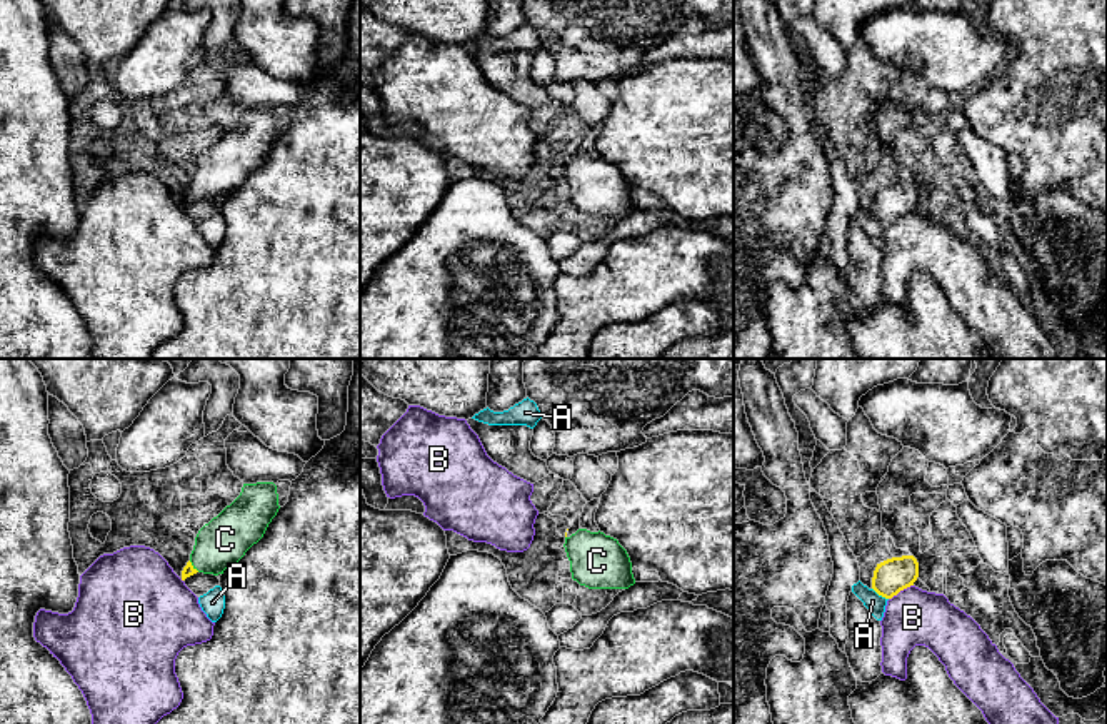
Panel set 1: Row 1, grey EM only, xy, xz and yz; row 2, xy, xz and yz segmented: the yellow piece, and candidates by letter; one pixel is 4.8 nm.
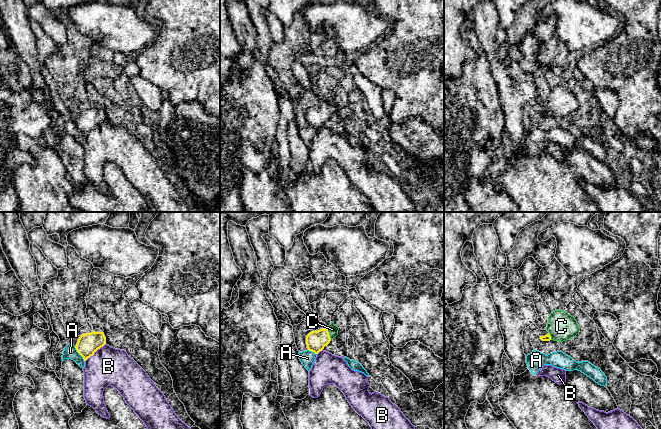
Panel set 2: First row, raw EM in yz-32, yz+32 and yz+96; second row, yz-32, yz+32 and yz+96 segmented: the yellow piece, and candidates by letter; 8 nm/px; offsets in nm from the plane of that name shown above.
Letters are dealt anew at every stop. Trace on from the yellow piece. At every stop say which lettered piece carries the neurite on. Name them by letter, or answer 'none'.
C

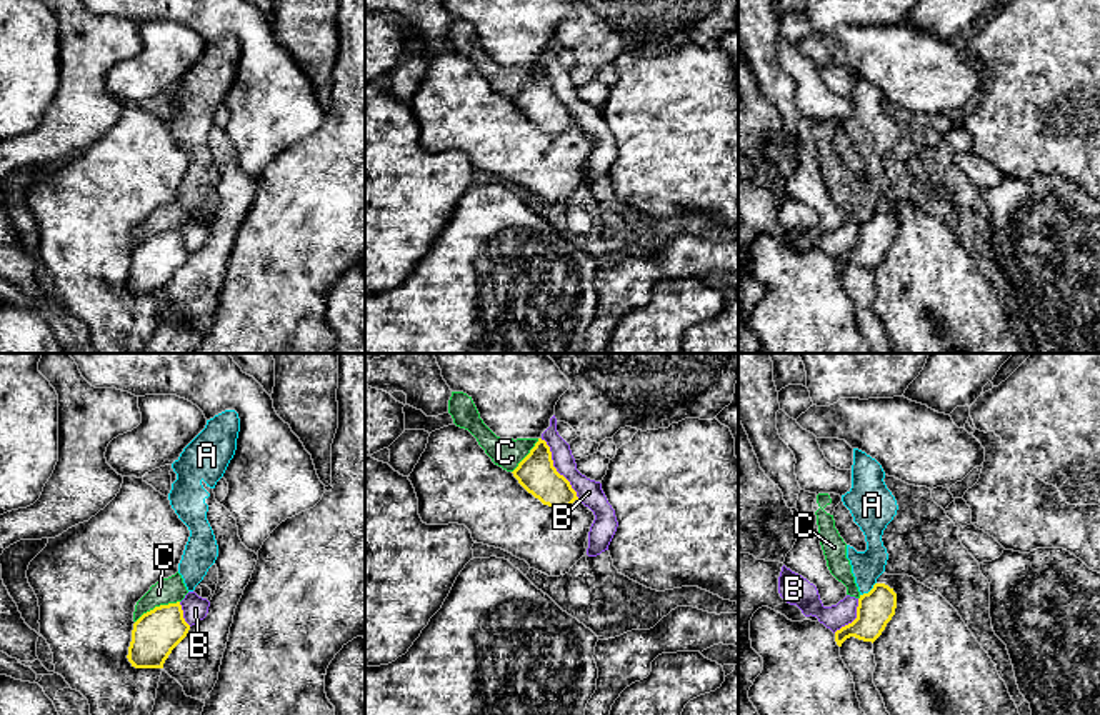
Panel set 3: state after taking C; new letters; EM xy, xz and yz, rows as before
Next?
none

